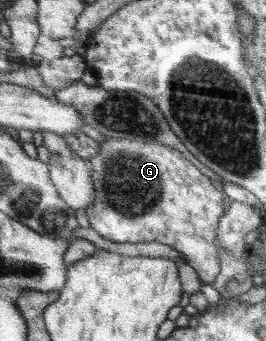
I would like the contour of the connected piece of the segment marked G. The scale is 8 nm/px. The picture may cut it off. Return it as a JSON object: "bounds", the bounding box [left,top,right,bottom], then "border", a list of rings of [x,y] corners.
{"bounds":[87,139,224,284],"border":[[[104,139],[99,149],[89,158],[91,179],[94,185],[95,199],[87,209],[90,227],[102,238],[118,243],[148,243],[158,241],[175,248],[183,254],[203,283],[212,284],[220,272],[216,231],[219,220],[224,216],[224,196],[217,190],[208,176],[202,174],[183,154],[175,148],[144,142],[138,139]]]}

